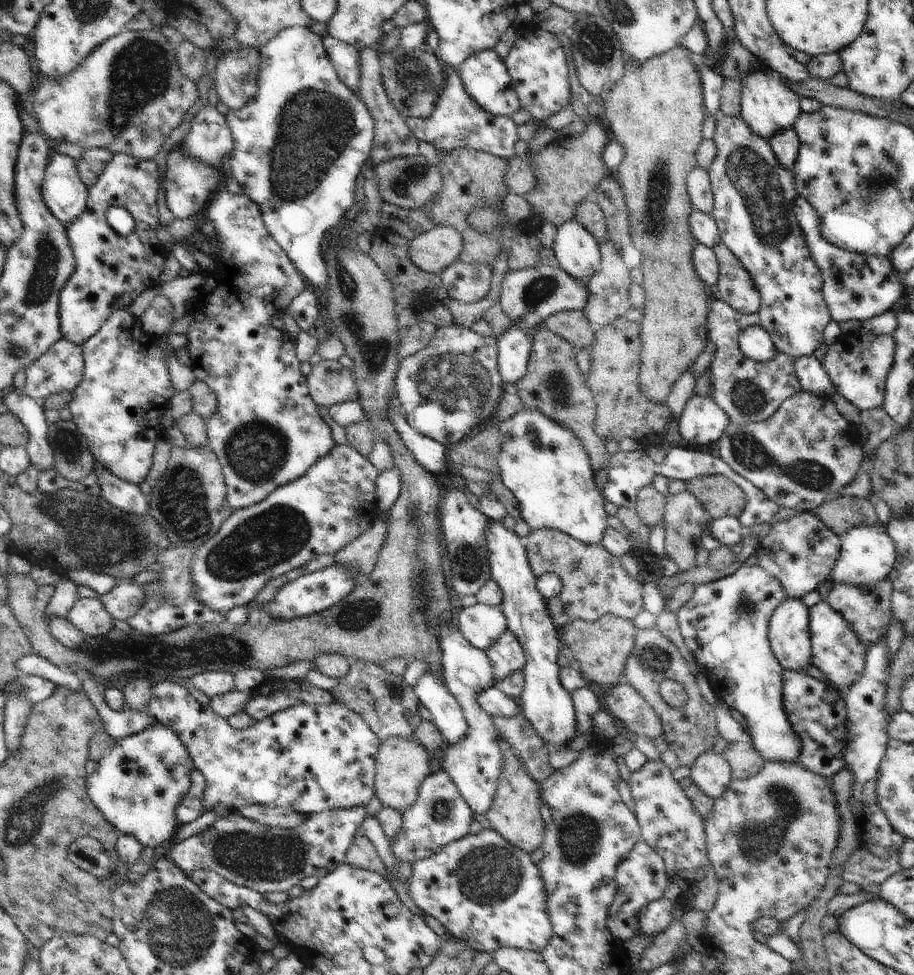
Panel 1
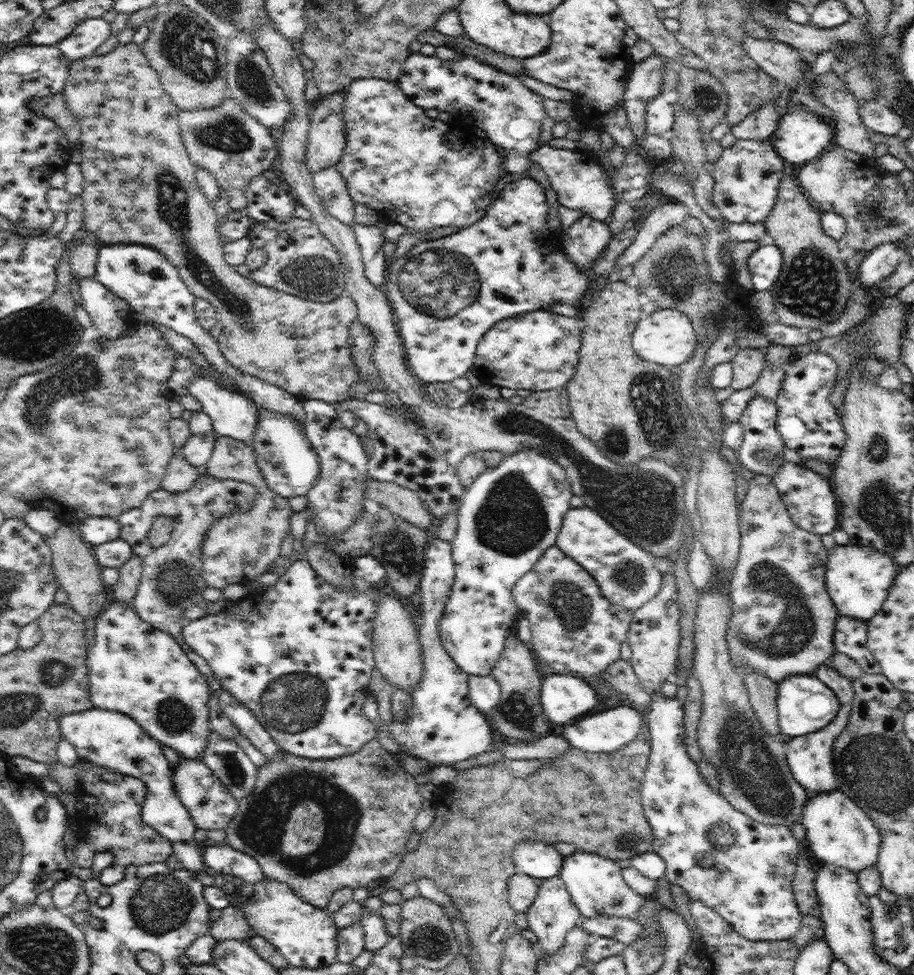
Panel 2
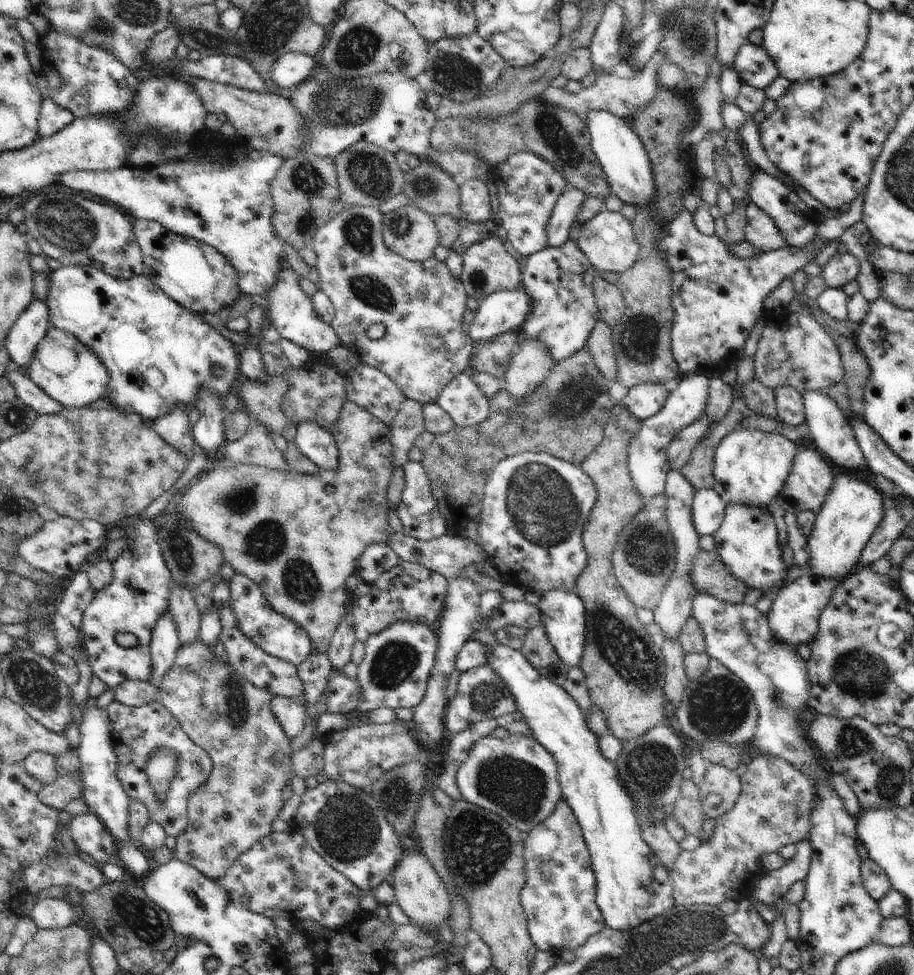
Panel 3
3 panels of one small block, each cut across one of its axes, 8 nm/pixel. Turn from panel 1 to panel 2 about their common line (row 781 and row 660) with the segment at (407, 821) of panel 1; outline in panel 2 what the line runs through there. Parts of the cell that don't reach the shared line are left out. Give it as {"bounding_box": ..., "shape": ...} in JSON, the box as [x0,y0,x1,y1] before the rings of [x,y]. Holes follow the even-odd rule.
{"bounding_box":[392,537,497,769],"shape":[[[432,537],[425,550],[424,570],[419,584],[421,595],[421,624],[417,627],[418,638],[422,643],[424,676],[420,684],[410,692],[411,710],[406,721],[392,722],[392,737],[402,745],[401,751],[407,756],[434,763],[430,769],[448,766],[486,753],[497,738],[485,714],[472,705],[469,697],[468,673],[464,672],[448,656],[442,646],[438,623],[444,613],[444,605],[452,594],[455,581],[455,564],[451,542],[440,537]]]}

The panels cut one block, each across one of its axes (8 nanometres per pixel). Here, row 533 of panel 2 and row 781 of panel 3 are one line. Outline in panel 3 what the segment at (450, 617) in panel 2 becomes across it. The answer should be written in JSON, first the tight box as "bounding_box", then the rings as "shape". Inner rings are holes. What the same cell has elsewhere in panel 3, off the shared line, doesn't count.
{"bounding_box":[456,734,562,835],"shape":[[[522,734],[477,740],[458,769],[456,784],[462,799],[498,814],[523,835],[544,822],[562,799],[554,756],[535,738]]]}

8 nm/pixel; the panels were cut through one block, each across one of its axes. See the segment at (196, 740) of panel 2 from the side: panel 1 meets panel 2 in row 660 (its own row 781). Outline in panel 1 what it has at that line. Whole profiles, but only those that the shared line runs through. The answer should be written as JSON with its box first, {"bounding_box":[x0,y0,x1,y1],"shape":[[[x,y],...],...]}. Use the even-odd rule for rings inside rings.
{"bounding_box":[87,720,194,849],"shape":[[[157,720],[156,724],[146,727],[142,732],[116,741],[112,750],[97,762],[95,771],[87,776],[87,791],[104,818],[119,833],[133,836],[143,847],[150,846],[154,849],[156,846],[171,845],[180,830],[175,810],[191,787],[194,768],[192,757],[180,737]]]}

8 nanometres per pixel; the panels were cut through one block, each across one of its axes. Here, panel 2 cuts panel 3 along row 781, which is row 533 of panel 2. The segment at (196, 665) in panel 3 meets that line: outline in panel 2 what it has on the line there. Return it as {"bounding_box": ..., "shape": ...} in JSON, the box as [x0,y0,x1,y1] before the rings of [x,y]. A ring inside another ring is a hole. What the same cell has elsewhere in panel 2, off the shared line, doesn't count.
{"bounding_box":[202,437,293,591],"shape":[[[217,437],[214,452],[202,468],[208,476],[218,480],[242,480],[256,486],[256,501],[248,511],[236,511],[222,518],[216,518],[202,542],[202,577],[207,586],[221,591],[228,584],[251,583],[254,577],[267,572],[280,558],[280,544],[290,530],[290,516],[293,509],[287,498],[276,494],[264,480],[258,467],[252,445],[230,437]]]}

